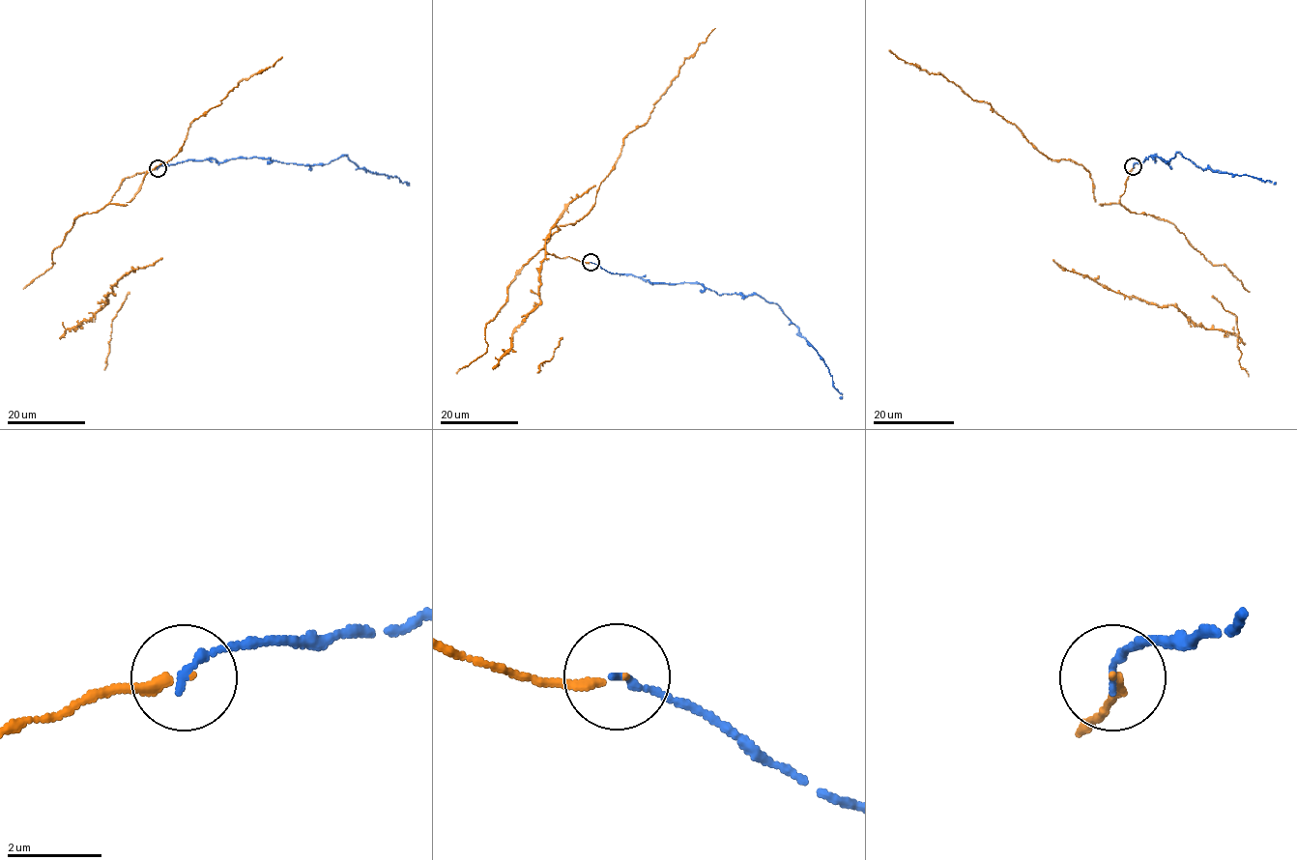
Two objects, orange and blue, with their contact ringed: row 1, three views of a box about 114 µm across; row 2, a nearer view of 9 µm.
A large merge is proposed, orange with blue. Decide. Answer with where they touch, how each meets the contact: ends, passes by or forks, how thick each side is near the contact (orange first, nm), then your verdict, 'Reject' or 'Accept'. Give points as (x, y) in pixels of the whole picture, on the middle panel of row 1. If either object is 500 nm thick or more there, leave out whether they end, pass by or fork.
Place: (590, 262). At the ring orange ends. At the ring blue ends. Thickness 170 nm (orange) against 170 nm. Accept

